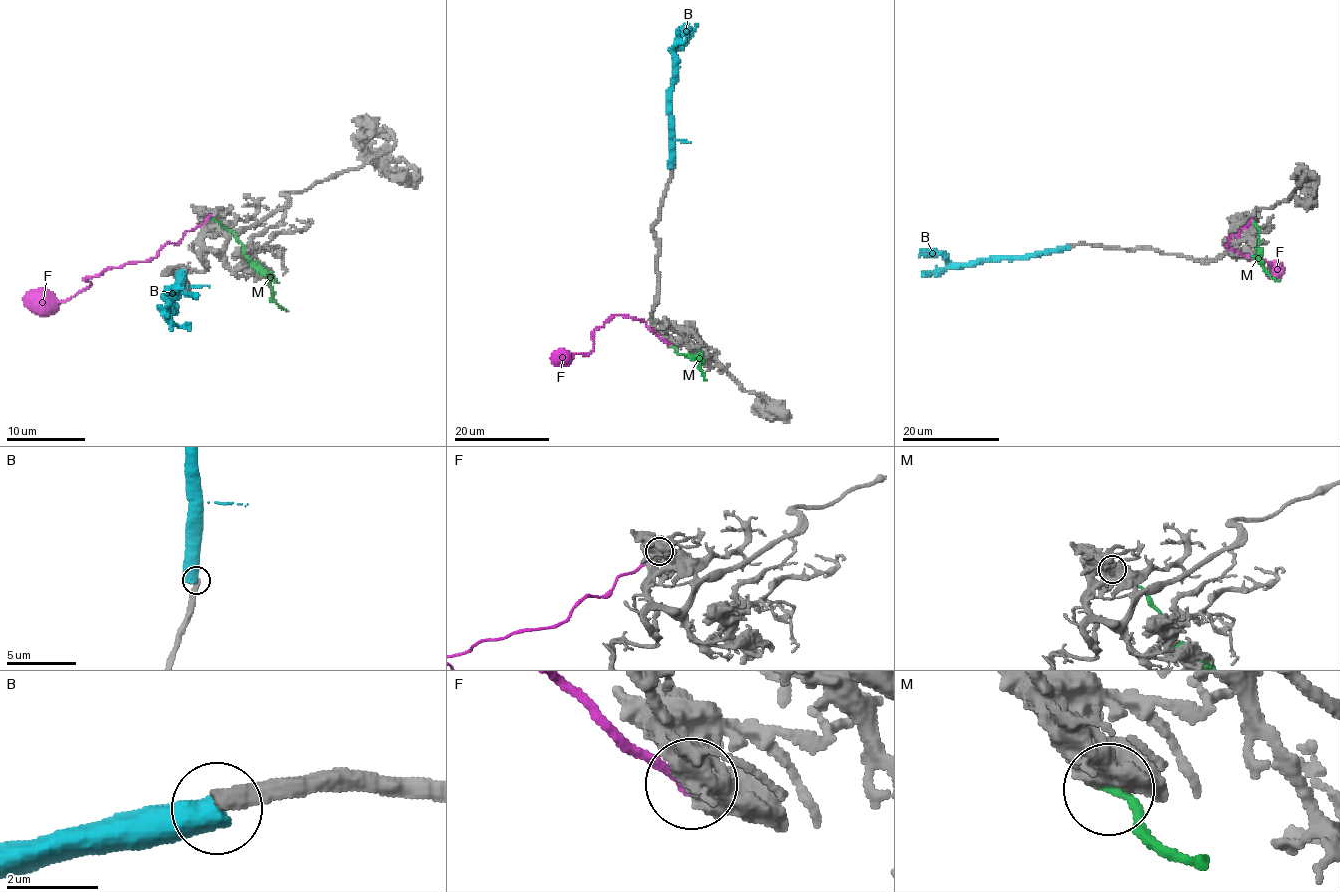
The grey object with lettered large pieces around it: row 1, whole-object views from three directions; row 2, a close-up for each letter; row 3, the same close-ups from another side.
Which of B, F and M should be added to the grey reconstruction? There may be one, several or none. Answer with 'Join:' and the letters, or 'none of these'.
Join: none of these

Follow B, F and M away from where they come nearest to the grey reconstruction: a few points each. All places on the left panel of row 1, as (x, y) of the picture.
B: (185, 271), (173, 293), (166, 297), (170, 303), (166, 309), (180, 291), (192, 293), (197, 297)
F: (208, 218), (154, 257), (107, 267), (99, 276), (86, 278), (91, 282), (59, 302), (25, 295)
M: (215, 220), (232, 233), (248, 261), (266, 279), (280, 306), (288, 311)

